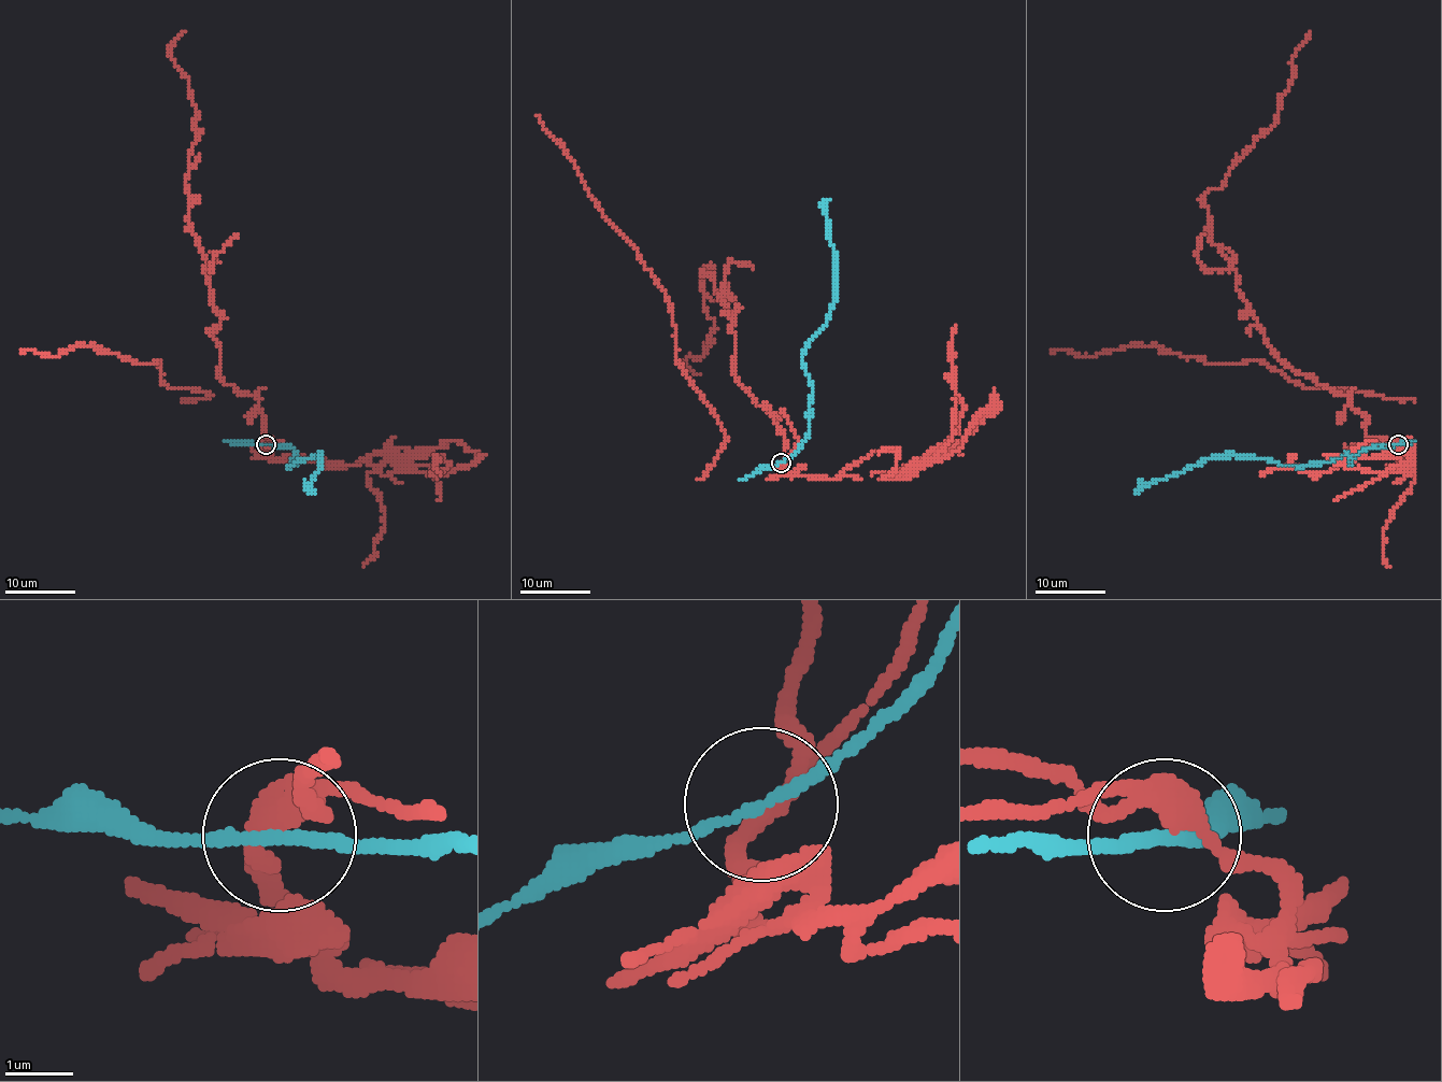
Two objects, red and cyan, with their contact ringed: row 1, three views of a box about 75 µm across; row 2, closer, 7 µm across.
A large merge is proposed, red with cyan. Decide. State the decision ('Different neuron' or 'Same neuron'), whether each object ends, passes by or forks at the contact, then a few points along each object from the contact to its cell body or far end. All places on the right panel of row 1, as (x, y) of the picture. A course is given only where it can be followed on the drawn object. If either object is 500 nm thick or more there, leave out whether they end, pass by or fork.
Different neuron. At the ring red passes by. At the ring cyan passes by. Course of red: (1398, 445), (1368, 437), (1351, 399), (1269, 347), (1236, 256), (1209, 236), (1202, 197), (1273, 123), (1311, 30). Course of cyan: (1398, 445), (1367, 449), (1354, 455), (1342, 454), (1330, 460), (1303, 466), (1231, 454), (1203, 457), (1133, 490)

